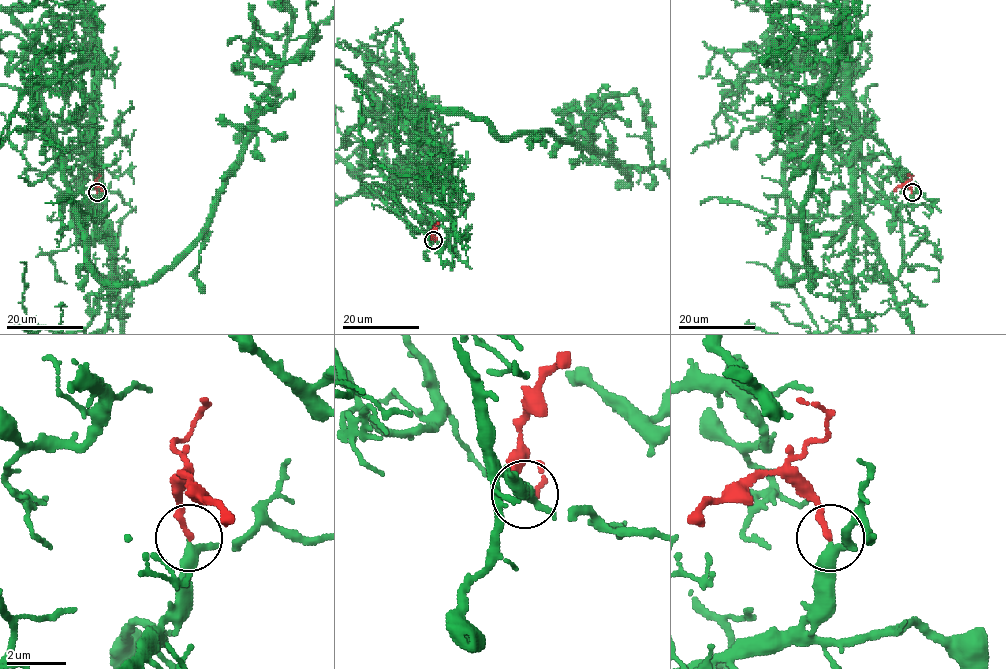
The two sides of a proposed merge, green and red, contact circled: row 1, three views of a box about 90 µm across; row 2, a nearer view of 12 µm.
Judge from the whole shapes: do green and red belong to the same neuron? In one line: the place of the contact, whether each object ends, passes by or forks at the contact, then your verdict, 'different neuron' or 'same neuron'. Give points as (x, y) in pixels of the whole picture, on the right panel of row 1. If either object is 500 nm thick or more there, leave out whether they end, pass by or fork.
place (912, 192); green passes by; red ends; same neuron

